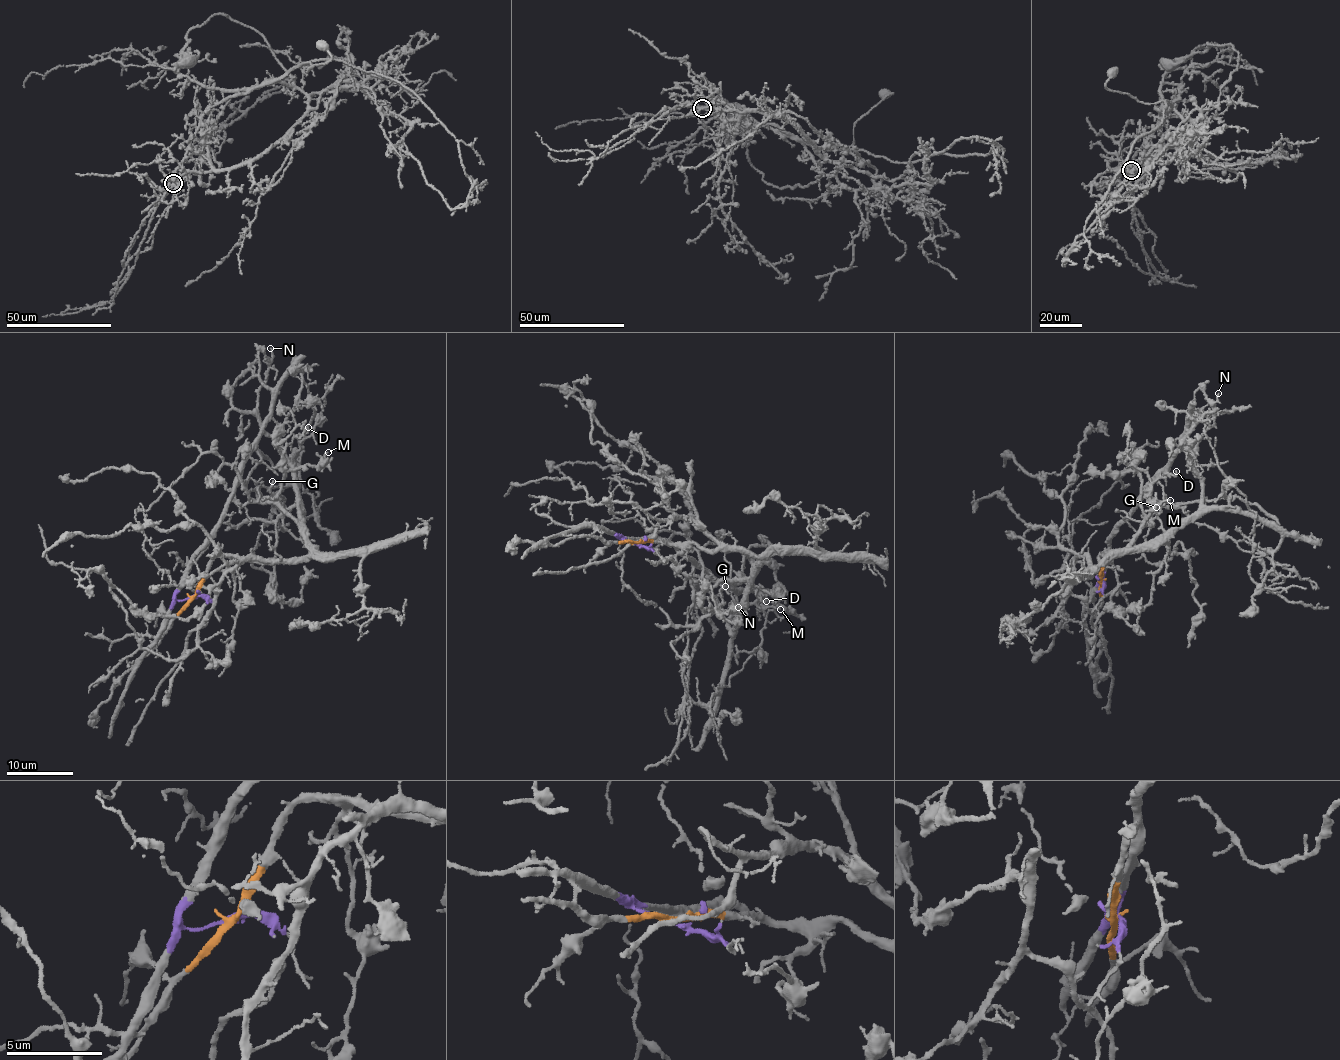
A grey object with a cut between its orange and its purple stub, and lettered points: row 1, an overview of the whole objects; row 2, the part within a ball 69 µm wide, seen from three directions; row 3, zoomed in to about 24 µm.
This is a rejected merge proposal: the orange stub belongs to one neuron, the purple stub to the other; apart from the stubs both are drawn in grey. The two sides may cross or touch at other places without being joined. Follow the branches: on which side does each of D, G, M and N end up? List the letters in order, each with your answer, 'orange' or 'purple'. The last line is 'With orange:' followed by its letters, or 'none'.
D: orange
G: orange
M: orange
N: orange
With orange: D, G, M, N

